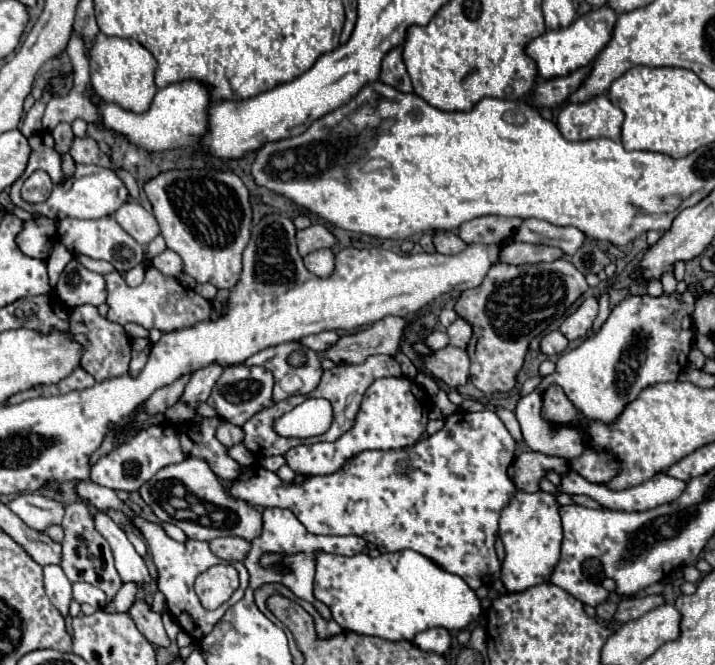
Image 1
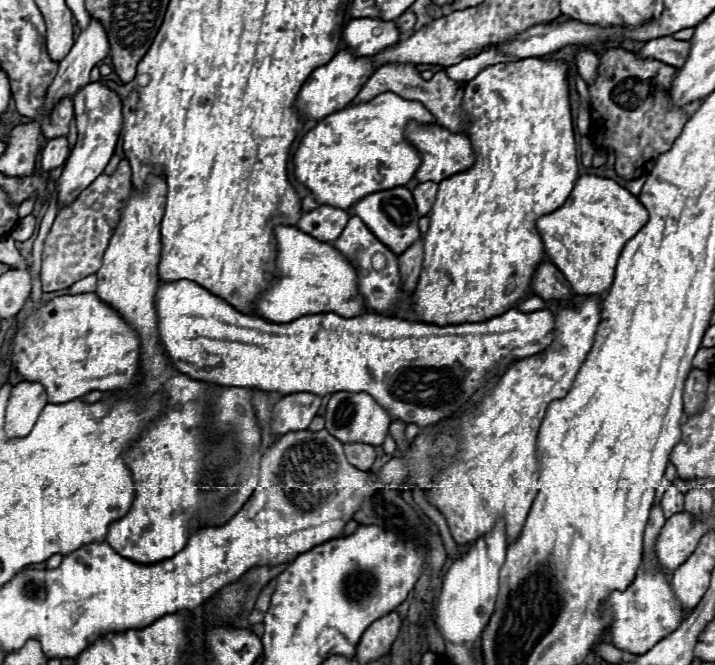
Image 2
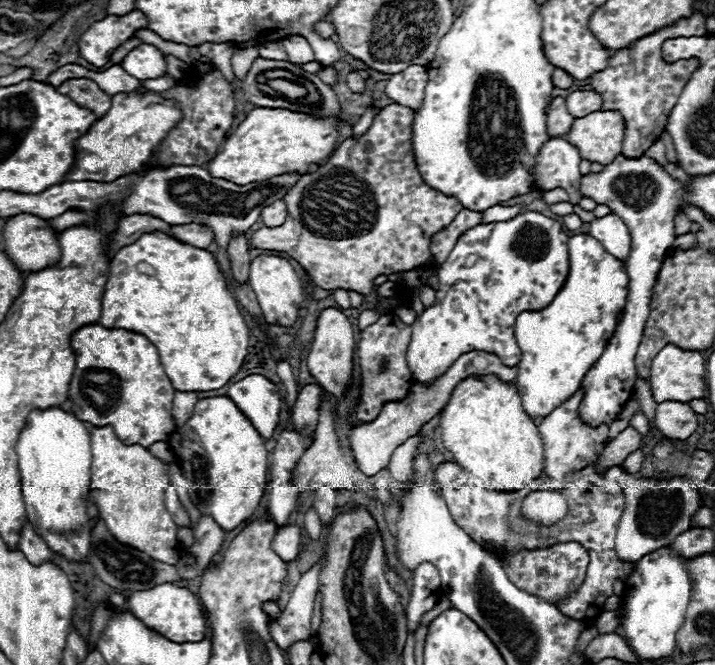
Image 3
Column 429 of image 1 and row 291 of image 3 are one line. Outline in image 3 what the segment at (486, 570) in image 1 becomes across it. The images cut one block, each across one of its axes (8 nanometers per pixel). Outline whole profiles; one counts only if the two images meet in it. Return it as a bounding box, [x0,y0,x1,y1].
[406,212,568,384]

